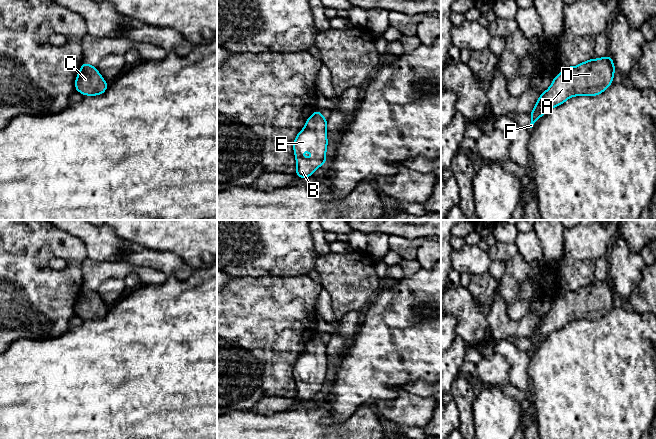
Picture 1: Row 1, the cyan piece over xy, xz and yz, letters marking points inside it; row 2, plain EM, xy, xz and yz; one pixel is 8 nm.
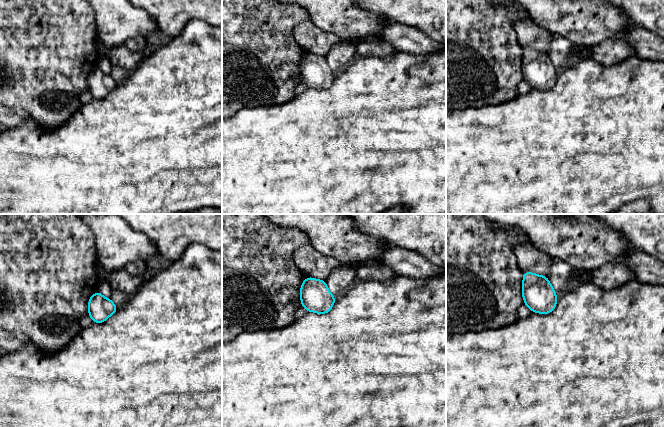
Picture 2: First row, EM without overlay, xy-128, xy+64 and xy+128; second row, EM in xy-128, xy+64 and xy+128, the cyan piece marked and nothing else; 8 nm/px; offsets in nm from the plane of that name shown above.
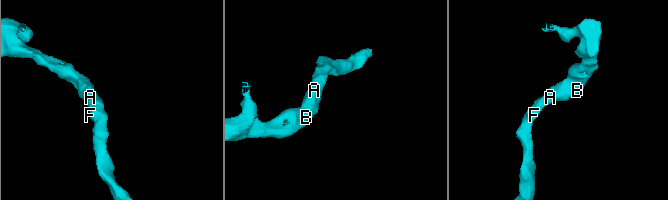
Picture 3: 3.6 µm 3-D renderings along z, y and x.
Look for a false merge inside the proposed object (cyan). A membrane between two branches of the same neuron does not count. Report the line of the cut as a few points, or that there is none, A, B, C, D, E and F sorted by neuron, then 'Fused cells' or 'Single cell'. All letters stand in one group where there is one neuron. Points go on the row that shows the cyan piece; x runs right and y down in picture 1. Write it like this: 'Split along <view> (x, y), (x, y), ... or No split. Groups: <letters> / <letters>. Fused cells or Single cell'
No split. Groups: A B C D E F. Single cell

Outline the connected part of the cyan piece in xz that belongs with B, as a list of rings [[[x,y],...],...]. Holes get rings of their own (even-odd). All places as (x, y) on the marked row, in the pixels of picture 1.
[[[315,111],[306,121],[305,127],[297,134],[293,150],[297,163],[295,175],[299,178],[310,177],[314,171],[326,163],[326,149],[328,145],[326,132],[327,118]],[[302,151],[313,154],[313,158],[305,158]]]

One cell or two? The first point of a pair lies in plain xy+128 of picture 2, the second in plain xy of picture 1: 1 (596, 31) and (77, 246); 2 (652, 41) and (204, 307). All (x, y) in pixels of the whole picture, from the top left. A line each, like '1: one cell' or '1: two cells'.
1: two cells
2: two cells

